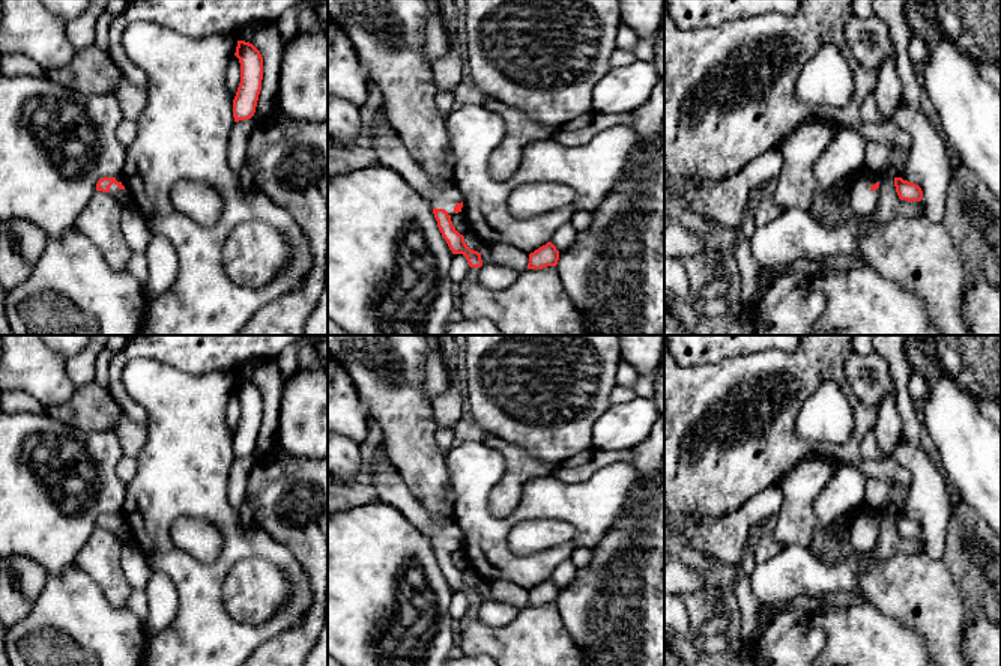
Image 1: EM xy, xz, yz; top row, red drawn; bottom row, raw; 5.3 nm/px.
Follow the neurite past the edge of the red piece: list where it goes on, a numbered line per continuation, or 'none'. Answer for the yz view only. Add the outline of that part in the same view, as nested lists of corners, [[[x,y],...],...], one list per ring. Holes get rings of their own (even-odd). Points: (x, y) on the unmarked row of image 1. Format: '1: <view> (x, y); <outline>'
1: yz (863, 537); [[[869,508],[861,510],[854,519],[852,543],[857,550],[869,550],[873,547],[878,538],[879,525],[872,528],[870,523],[876,519],[879,519],[879,516]]]

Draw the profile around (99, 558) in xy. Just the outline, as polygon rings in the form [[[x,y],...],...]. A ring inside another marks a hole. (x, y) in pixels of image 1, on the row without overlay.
[[[96,528],[80,553],[75,565],[90,576],[114,607],[128,607],[134,588],[120,567],[123,543],[110,529]]]

